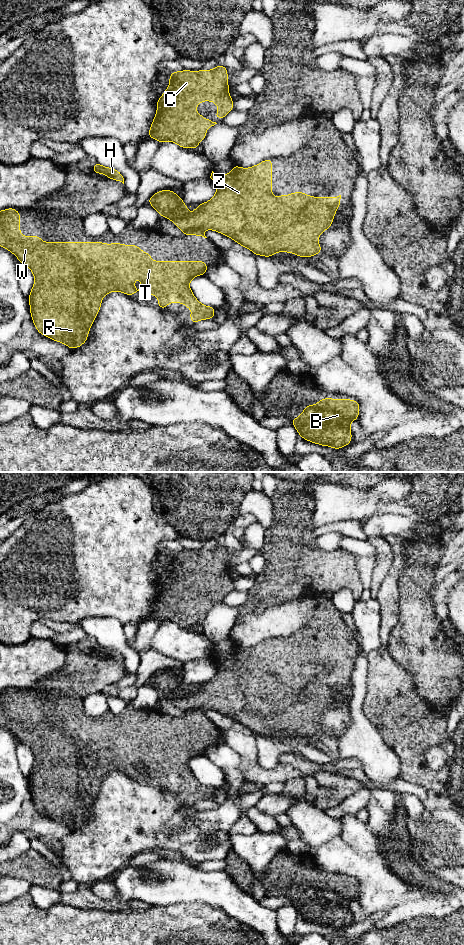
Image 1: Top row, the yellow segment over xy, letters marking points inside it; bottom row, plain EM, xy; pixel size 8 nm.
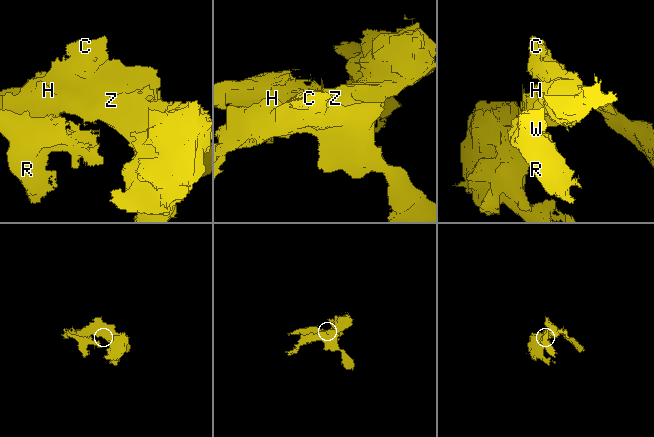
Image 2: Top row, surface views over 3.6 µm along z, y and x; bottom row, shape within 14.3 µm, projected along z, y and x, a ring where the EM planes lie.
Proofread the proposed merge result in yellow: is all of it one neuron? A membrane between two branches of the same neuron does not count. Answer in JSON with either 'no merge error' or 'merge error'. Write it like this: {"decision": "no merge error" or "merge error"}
{"decision": "merge error"}

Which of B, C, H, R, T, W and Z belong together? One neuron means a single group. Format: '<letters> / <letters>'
B C H Z / R T W

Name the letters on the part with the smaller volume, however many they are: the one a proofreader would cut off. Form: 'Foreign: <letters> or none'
Foreign: R, T, W

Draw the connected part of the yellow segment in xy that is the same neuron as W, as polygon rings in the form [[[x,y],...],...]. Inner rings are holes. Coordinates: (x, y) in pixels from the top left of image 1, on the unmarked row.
[[[8,688],[0,691],[0,726],[6,728],[8,731],[12,732],[18,739],[20,743],[25,744],[32,751],[35,763],[32,767],[31,773],[28,776],[28,781],[30,783],[30,793],[32,795],[32,801],[35,804],[37,811],[54,821],[61,822],[67,825],[70,829],[75,829],[84,824],[88,818],[88,813],[90,806],[93,804],[101,786],[102,779],[109,772],[119,771],[125,773],[126,775],[135,775],[140,772],[143,775],[157,775],[158,776],[158,787],[167,789],[167,783],[184,783],[186,788],[190,788],[193,791],[190,793],[190,799],[192,803],[196,803],[204,799],[213,799],[214,792],[216,788],[202,785],[193,775],[189,763],[190,761],[199,755],[206,755],[206,750],[208,746],[204,741],[152,741],[149,733],[141,731],[137,725],[123,725],[121,723],[104,724],[102,722],[42,722],[40,716],[22,716],[20,714],[20,692],[16,691],[14,688]],[[134,759],[141,759],[142,766],[138,768],[138,772],[135,772],[133,762]]]

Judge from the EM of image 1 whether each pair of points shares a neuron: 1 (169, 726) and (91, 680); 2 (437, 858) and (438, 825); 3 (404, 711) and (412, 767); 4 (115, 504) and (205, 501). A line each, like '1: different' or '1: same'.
1: same
2: same
3: same
4: different

